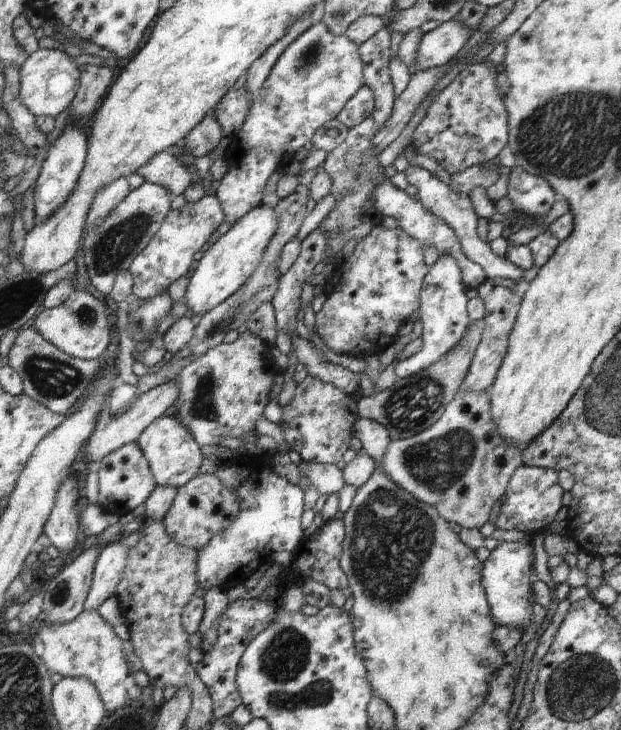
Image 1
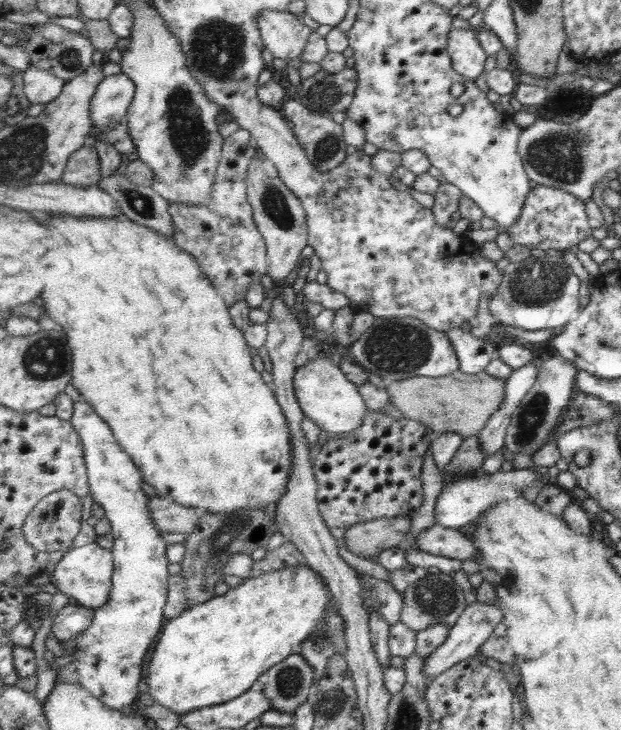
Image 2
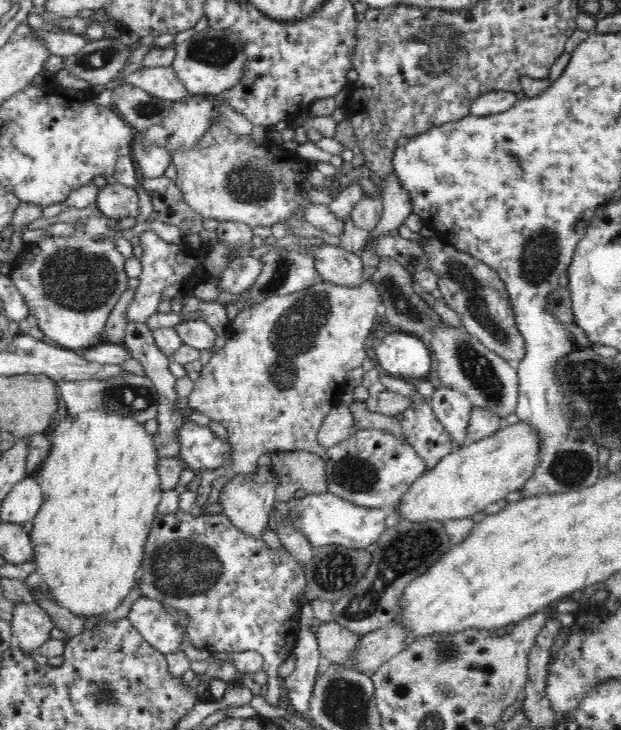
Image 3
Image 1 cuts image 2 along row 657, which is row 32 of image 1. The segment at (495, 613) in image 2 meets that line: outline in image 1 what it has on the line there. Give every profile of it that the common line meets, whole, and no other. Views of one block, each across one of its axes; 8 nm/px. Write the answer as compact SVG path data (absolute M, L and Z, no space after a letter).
M463 20L447 22L429 32L419 48L419 70L449 64L457 54L461 54L473 32L475 30L469 28Z

